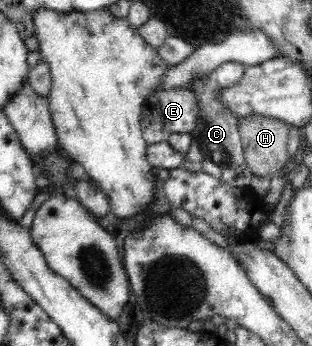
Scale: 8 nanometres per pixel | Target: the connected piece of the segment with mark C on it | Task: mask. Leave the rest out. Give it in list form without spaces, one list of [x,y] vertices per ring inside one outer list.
[[[208,73],[194,77],[191,84],[190,91],[197,106],[197,119],[195,127],[189,132],[191,141],[179,167],[186,172],[210,173],[230,186],[249,187],[252,172],[243,157],[237,129],[238,115],[222,101],[222,85]]]

